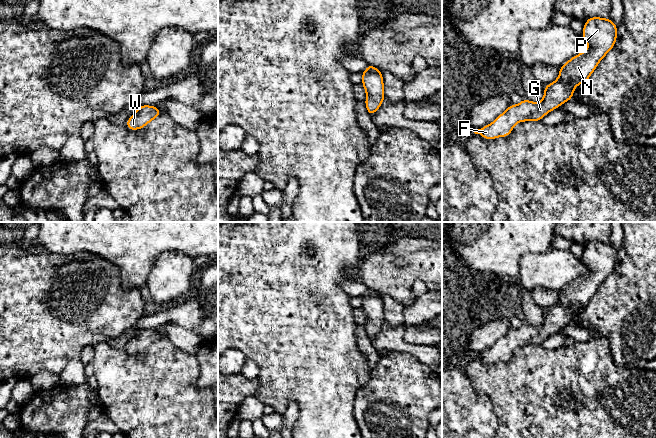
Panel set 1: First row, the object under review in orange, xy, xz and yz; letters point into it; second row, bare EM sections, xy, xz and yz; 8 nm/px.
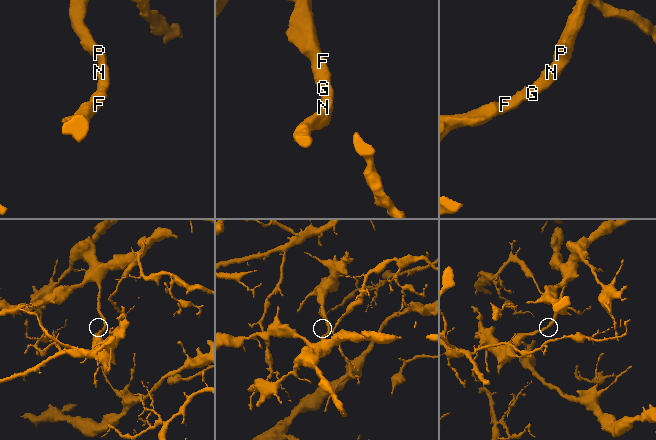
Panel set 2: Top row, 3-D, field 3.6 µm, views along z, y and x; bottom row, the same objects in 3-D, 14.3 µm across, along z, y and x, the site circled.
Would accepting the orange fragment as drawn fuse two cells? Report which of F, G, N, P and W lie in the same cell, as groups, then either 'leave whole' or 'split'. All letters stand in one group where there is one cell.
groups F G N P W; leave whole

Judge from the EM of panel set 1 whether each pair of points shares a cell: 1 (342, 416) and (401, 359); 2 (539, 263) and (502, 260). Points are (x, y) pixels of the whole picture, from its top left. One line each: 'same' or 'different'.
1: different
2: different

